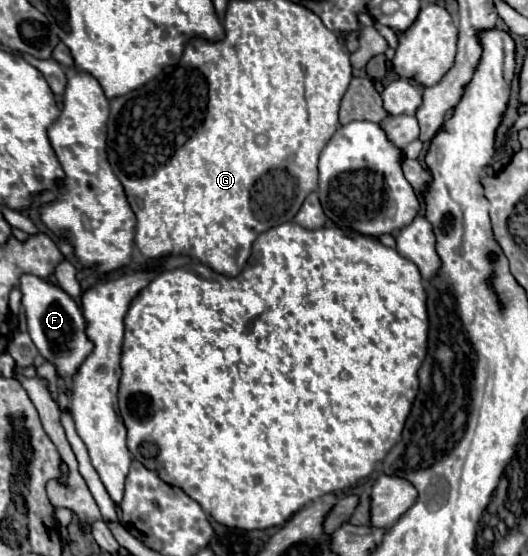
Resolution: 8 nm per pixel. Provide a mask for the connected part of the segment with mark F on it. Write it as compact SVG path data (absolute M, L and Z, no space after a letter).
M30 273L20 275L20 291L30 339L34 341L44 361L54 365L56 375L70 383L74 373L78 373L78 365L82 365L82 361L86 361L94 349L94 343L86 337L86 319L82 307L60 285Z

